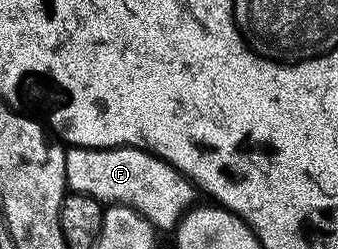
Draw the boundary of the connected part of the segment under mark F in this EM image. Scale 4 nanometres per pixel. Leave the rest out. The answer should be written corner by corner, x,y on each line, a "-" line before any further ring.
70,148
66,157
66,177
70,192
91,197
103,205
129,206
160,232
174,232
184,215
196,204
197,191
190,181
177,170
163,167
159,157
143,149

